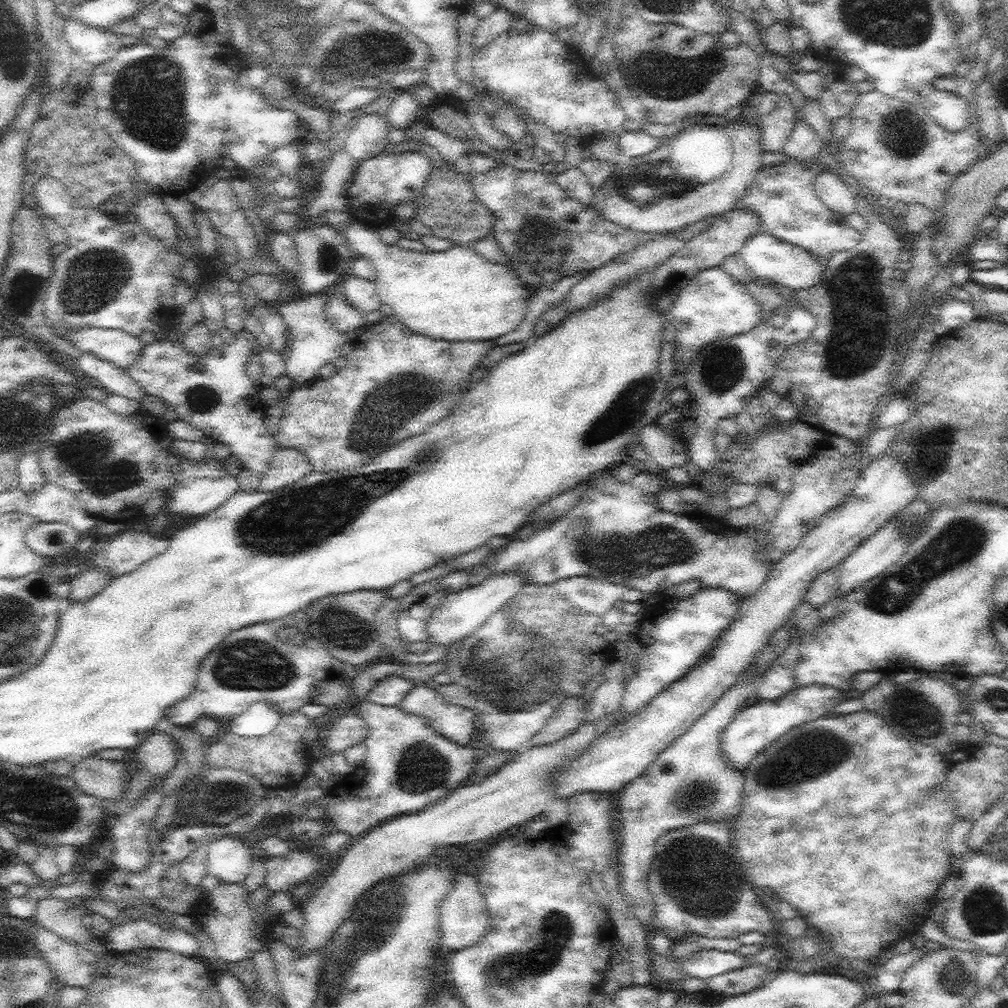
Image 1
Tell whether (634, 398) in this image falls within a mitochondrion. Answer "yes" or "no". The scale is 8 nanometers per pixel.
yes

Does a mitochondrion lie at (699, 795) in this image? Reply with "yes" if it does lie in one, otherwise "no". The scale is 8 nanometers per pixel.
yes

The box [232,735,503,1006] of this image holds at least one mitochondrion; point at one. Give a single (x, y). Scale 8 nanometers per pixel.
(382, 910)

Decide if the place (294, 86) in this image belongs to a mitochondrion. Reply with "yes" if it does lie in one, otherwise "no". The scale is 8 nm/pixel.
no

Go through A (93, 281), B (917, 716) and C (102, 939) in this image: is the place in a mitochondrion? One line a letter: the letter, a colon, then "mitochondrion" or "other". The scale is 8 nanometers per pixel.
A: mitochondrion
B: mitochondrion
C: other

